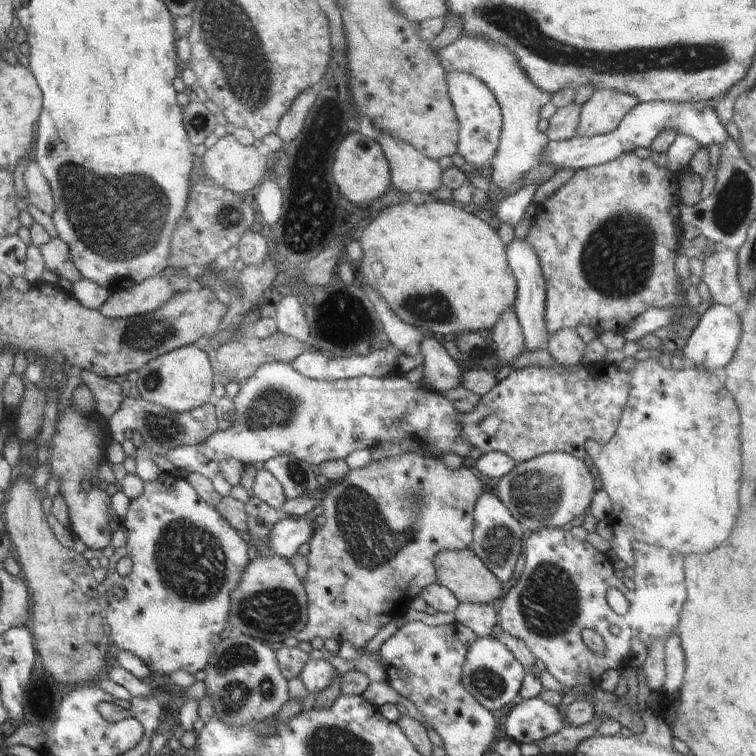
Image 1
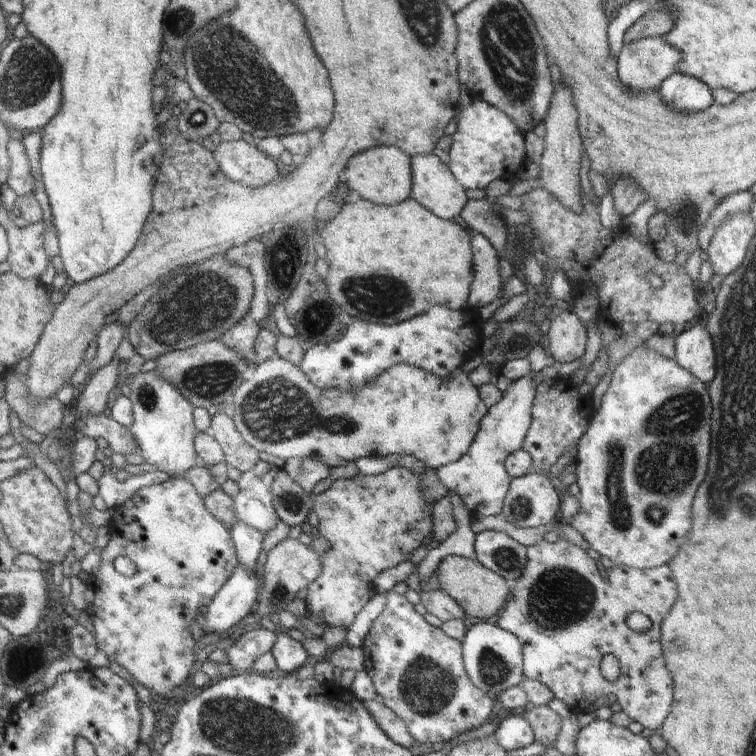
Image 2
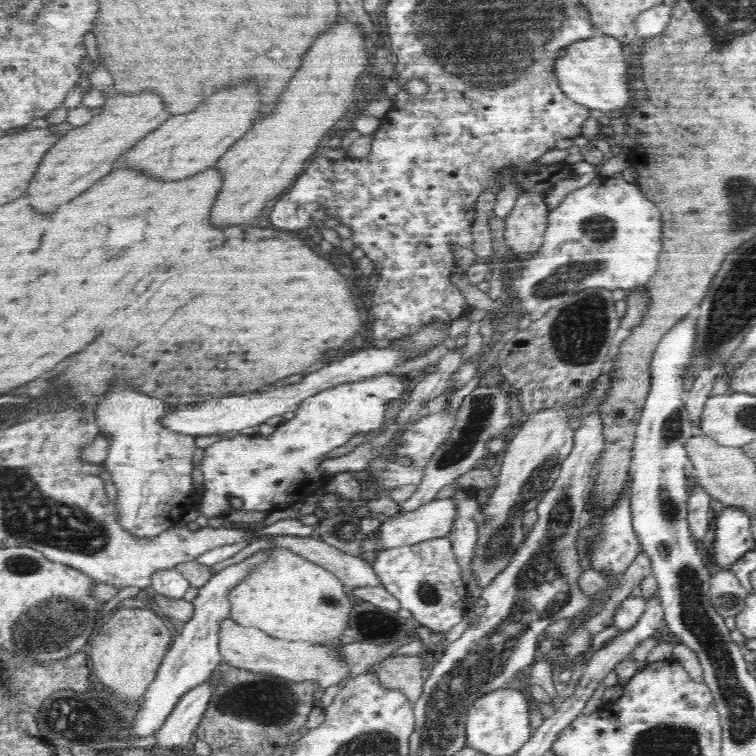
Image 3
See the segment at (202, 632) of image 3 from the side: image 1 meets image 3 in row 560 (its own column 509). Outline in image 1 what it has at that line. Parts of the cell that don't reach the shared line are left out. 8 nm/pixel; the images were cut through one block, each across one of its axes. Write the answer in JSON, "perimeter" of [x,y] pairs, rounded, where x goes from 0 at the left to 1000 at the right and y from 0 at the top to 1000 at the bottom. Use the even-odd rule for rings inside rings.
{"perimeter":[[[680,313],[668,328],[669,344],[684,368],[684,390],[679,409],[683,411],[683,418],[693,443],[694,459],[697,460],[694,467],[697,467],[698,464],[720,459],[725,444],[728,444],[720,423],[722,397],[721,365],[718,364],[712,335],[696,316]]]}

